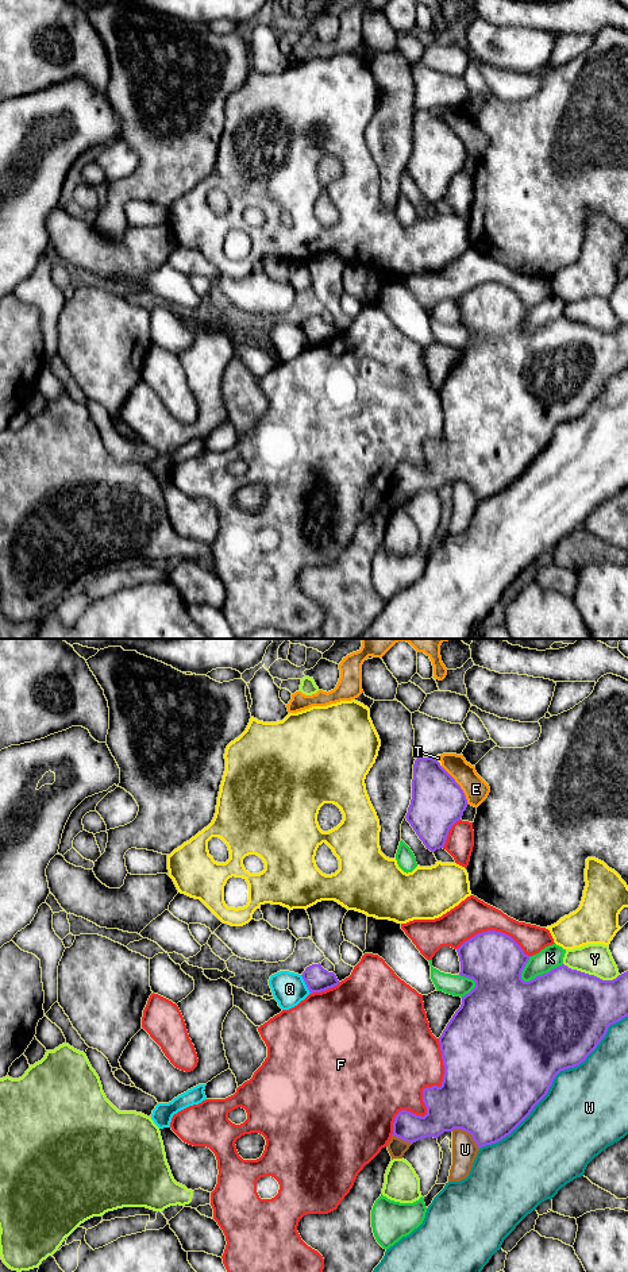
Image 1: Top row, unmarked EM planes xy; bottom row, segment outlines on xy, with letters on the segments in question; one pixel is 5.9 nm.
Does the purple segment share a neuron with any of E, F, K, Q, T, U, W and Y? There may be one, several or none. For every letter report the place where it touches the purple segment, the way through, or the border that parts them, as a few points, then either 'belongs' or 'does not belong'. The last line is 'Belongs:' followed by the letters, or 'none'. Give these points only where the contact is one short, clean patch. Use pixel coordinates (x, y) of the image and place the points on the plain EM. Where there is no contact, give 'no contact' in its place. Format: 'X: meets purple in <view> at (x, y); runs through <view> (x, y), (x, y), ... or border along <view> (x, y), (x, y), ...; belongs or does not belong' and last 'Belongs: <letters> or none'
E: meets purple in xy at (458, 137); does not belong
F: meets purple in xy at (423, 446); does not belong
K: meets purple in xy at (540, 327); does not belong
Q: meets purple in xy at (305, 335); border along xy (300, 327), (311, 345); does not belong
T: meets purple in xy at (438, 114); does not belong
U: meets purple in xy at (467, 484); does not belong
W: meets purple in xy at (553, 432); does not belong
Y: meets purple in xy at (592, 327); does not belong
Belongs: none

